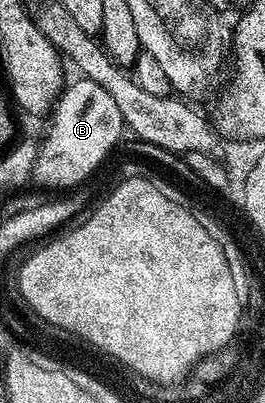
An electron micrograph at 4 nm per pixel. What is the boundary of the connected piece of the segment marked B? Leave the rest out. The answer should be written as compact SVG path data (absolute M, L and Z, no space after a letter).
M77 78L78 80L74 80L65 85L62 89L62 95L58 97L53 109L52 109L52 117L54 116L54 121L50 124L50 129L46 132L46 138L38 144L38 157L34 160L34 171L32 173L32 180L35 185L41 186L43 189L48 190L48 188L66 188L62 190L70 190L75 186L82 186L86 183L85 180L89 178L90 175L93 174L94 171L97 170L98 167L101 166L102 163L106 160L106 155L109 154L110 151L113 150L114 147L118 144L118 139L121 138L122 132L124 133L124 125L122 123L122 119L120 118L120 110L116 107L115 100L112 99L112 94L108 94L108 90L104 90L104 86L100 86L96 82L92 82L91 80L85 78Z

